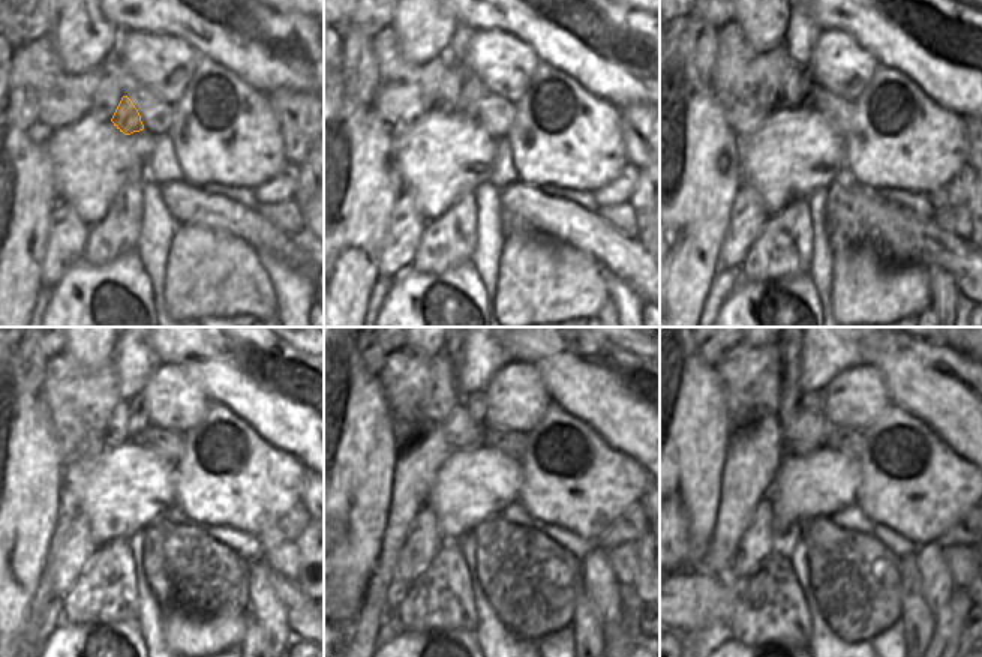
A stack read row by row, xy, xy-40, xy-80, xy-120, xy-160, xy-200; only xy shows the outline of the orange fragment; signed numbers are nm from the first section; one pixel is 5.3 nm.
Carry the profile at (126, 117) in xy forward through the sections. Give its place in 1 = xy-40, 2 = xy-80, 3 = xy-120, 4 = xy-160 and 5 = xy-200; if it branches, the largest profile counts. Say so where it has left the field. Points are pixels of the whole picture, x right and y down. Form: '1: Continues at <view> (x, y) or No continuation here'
1: Continues at xy-40 (473, 87)
2: Continues at xy-80 (808, 89)
3: Continues at xy-120 (138, 420)
4: Continues at xy-160 (474, 402)
5: Continues at xy-200 (813, 401).

